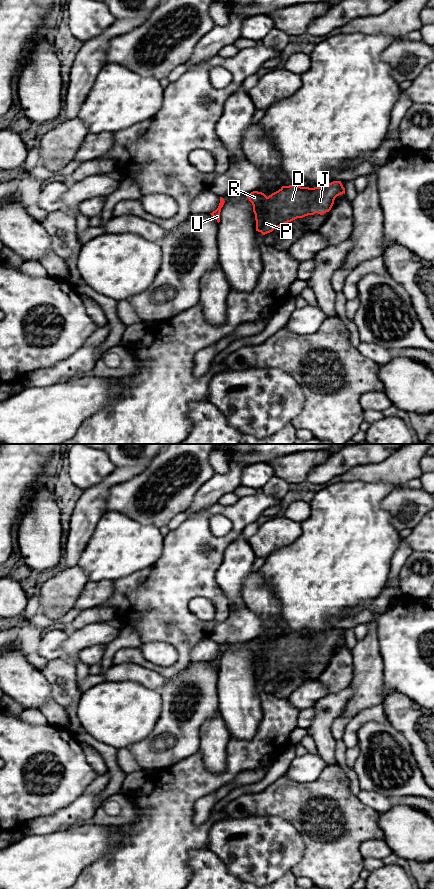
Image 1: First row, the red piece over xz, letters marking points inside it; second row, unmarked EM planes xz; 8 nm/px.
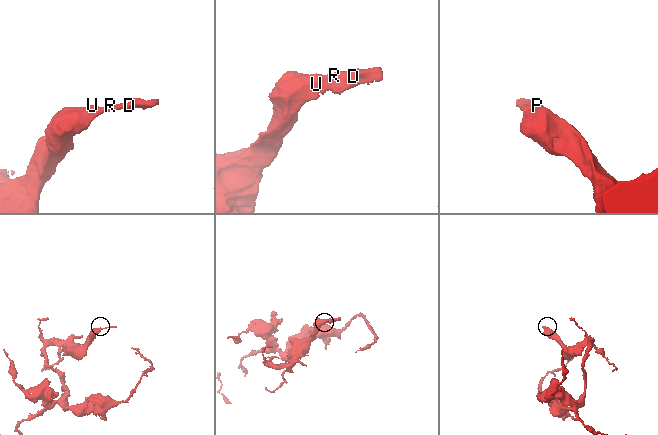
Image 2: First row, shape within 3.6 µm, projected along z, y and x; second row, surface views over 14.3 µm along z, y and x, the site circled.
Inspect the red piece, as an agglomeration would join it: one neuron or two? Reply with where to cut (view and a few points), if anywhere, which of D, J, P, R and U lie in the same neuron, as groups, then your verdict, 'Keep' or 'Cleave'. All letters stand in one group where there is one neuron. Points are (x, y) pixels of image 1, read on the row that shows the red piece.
No split. Groups: D J P R U. Keep

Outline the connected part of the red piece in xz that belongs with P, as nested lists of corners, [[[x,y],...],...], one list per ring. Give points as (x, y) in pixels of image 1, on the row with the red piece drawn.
[[[341,181],[322,187],[282,186],[268,197],[258,191],[248,194],[253,205],[256,231],[263,235],[297,218],[329,212],[337,196],[345,194]]]

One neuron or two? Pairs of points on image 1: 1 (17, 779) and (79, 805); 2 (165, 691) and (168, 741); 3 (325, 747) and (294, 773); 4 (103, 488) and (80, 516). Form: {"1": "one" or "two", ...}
{"1": "two", "2": "one", "3": "two", "4": "one"}

